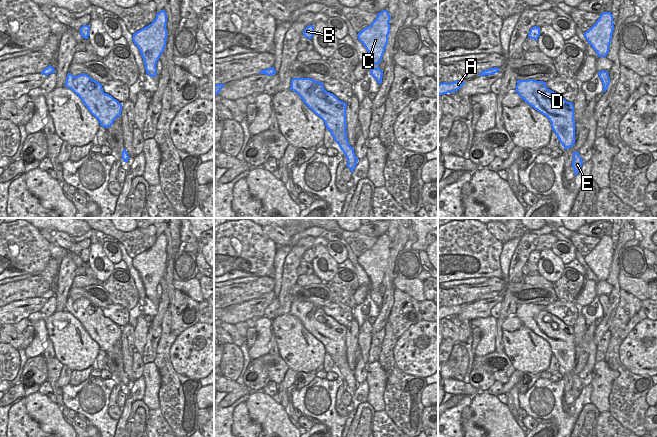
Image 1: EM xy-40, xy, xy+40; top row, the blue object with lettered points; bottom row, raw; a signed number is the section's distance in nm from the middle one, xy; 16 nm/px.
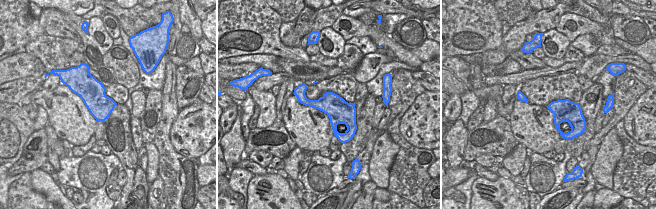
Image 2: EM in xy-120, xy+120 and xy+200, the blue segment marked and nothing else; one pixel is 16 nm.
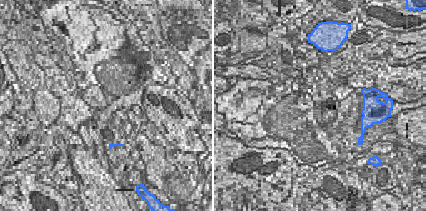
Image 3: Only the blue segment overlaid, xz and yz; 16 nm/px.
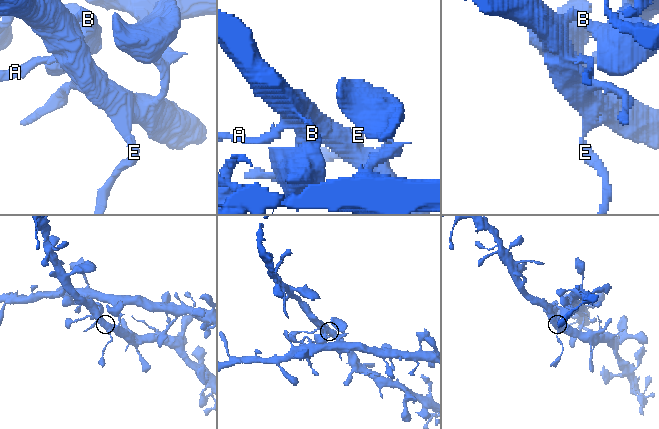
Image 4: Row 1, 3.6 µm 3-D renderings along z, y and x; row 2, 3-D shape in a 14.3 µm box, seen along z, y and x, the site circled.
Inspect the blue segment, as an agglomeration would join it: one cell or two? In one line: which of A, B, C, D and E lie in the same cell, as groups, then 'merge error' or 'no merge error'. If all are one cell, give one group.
A B C D E | no merge error

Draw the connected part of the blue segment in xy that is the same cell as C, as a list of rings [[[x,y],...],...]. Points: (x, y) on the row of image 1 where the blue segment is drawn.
[[[383,10],[377,14],[376,19],[361,32],[357,37],[364,45],[370,55],[370,72],[376,81],[381,85],[383,71],[377,65],[382,61],[385,48],[388,44],[391,20],[389,12]]]

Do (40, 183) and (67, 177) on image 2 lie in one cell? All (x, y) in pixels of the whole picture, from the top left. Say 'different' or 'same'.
different

